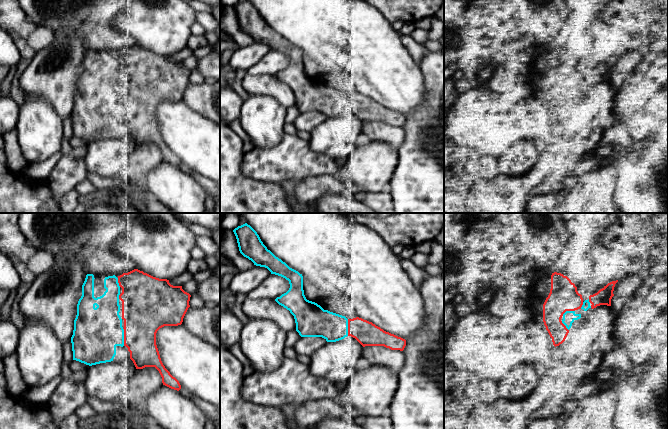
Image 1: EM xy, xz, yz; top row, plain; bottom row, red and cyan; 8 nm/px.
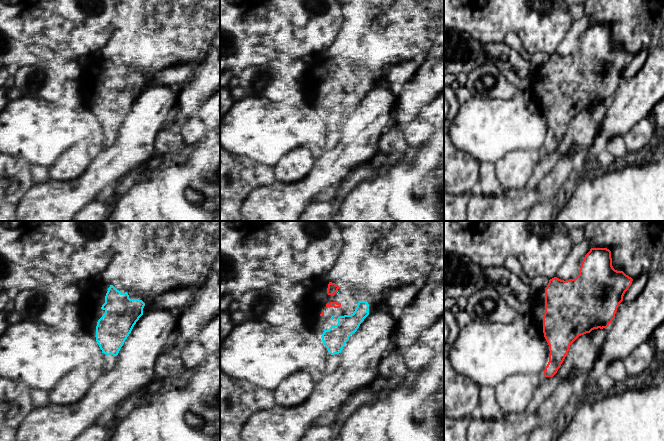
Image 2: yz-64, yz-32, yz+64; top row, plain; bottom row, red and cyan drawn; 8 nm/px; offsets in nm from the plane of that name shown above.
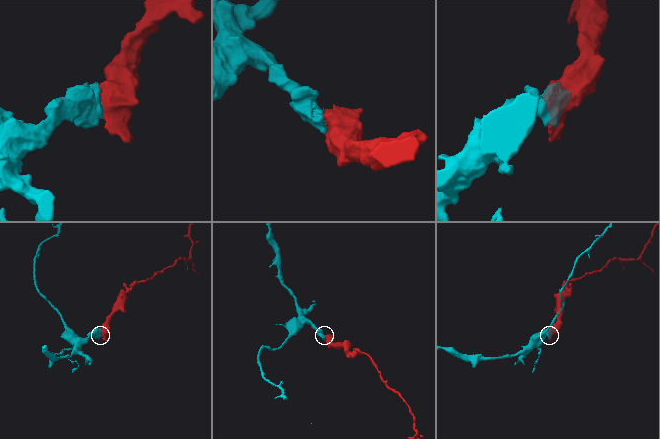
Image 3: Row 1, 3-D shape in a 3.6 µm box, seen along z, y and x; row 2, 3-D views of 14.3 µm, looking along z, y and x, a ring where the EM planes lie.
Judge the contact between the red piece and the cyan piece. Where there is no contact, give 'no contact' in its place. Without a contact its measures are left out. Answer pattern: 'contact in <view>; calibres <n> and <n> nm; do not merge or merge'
contact in xy; calibres 360 and 380 nm; merge

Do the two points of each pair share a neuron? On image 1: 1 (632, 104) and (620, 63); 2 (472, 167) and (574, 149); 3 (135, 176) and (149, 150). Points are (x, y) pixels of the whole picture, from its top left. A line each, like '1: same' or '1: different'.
1: different
2: different
3: same

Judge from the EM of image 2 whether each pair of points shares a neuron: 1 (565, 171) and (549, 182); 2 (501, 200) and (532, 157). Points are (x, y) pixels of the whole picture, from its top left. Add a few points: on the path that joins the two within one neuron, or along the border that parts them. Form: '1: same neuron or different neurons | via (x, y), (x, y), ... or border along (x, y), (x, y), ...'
1: same neuron | via (561, 173), (553, 181)
2: different neurons | border along (530, 177), (521, 188), (504, 188)

